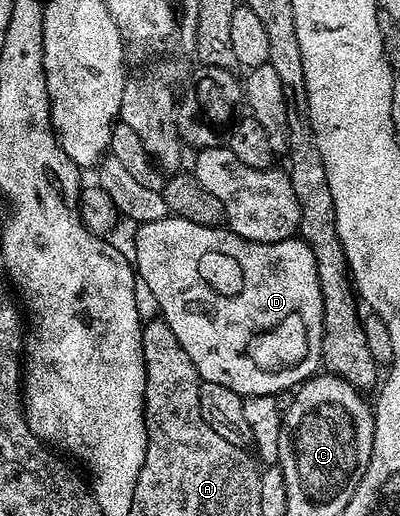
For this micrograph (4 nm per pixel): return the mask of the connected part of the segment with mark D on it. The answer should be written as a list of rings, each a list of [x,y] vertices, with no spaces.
[[[168,216],[161,220],[142,223],[135,231],[137,244],[137,274],[149,284],[149,292],[159,298],[159,314],[162,321],[173,328],[173,336],[181,340],[181,348],[191,354],[193,364],[197,368],[200,379],[213,384],[225,384],[225,388],[233,388],[233,392],[244,396],[249,394],[277,394],[282,390],[295,390],[320,369],[323,356],[323,305],[321,304],[321,284],[317,280],[317,260],[313,260],[313,252],[303,239],[292,236],[280,242],[250,242],[237,236],[229,228],[218,226],[202,226],[193,224],[193,220],[185,220]]]

